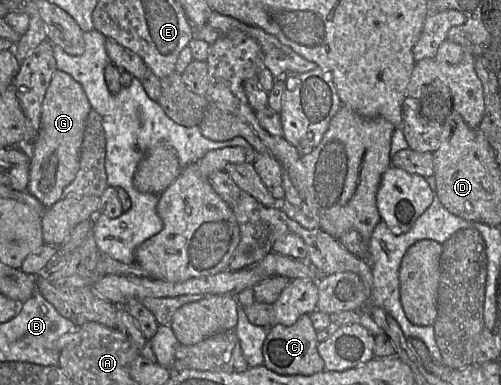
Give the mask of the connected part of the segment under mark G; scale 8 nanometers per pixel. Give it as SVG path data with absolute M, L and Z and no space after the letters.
M56 69L42 102L38 134L28 145L30 167L26 191L35 196L46 208L63 198L64 189L76 176L90 110L91 105L81 84L66 72Z

